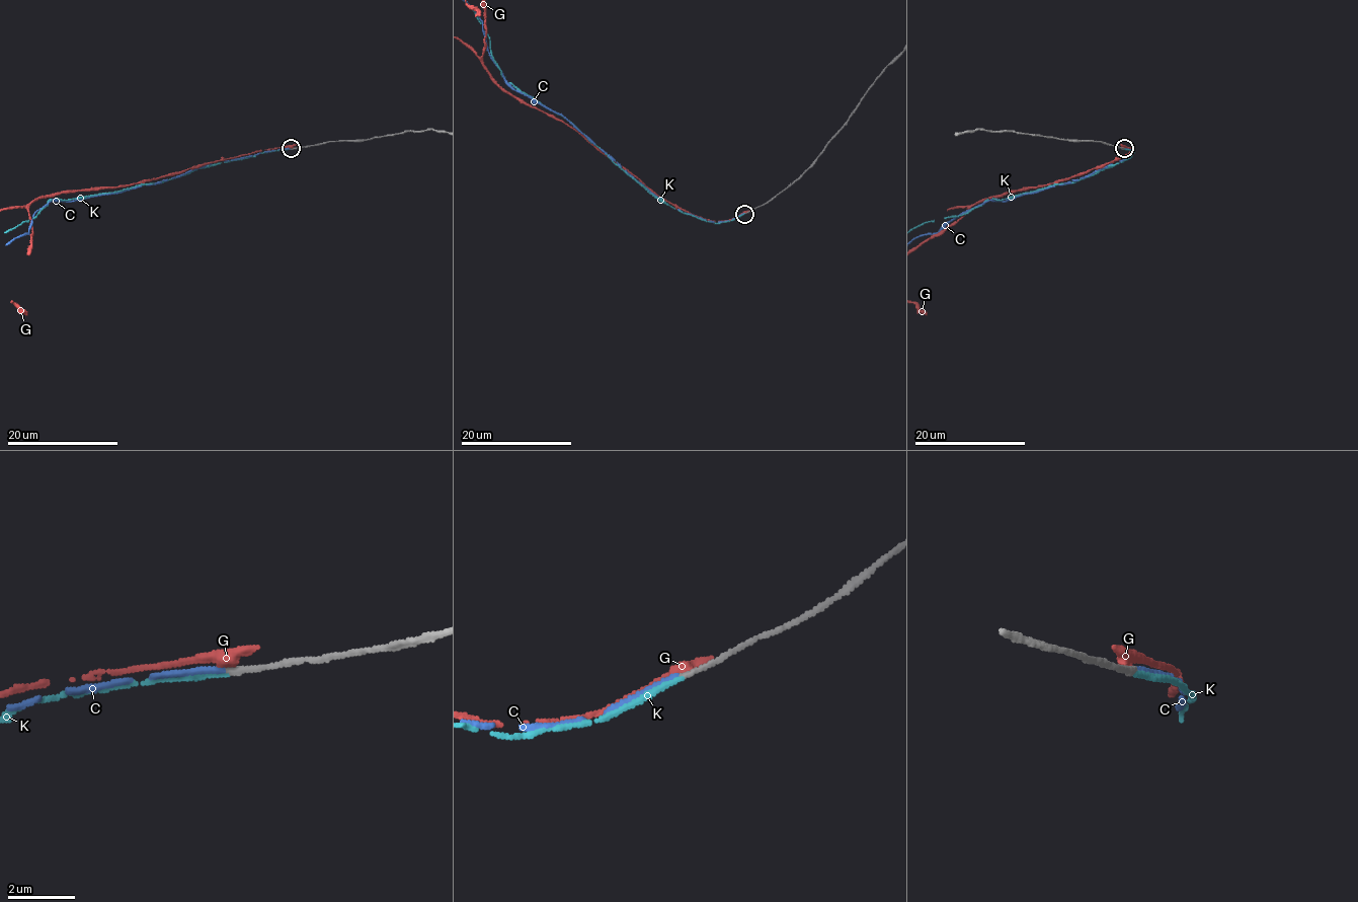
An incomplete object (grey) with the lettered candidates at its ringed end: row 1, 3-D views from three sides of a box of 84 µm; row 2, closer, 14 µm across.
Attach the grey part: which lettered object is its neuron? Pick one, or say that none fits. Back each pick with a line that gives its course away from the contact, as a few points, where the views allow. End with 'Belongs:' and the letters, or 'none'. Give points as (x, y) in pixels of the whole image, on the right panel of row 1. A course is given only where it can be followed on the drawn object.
Belongs: K

